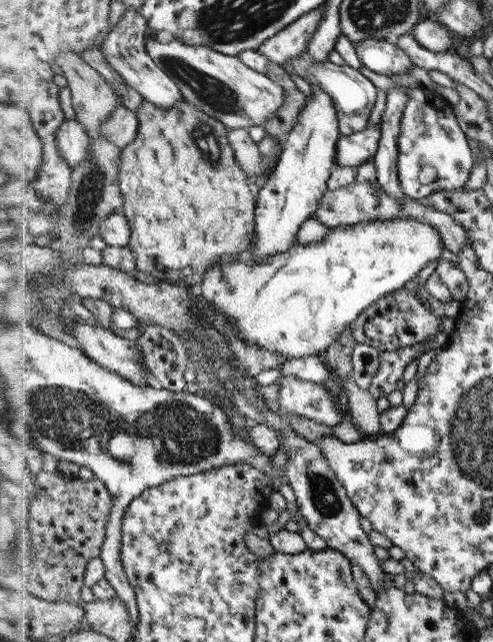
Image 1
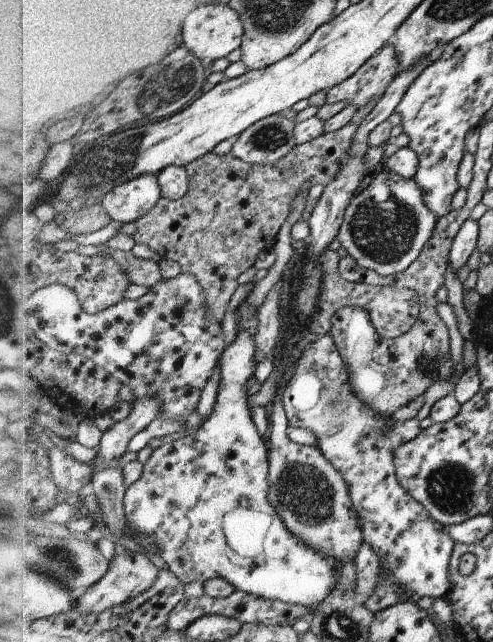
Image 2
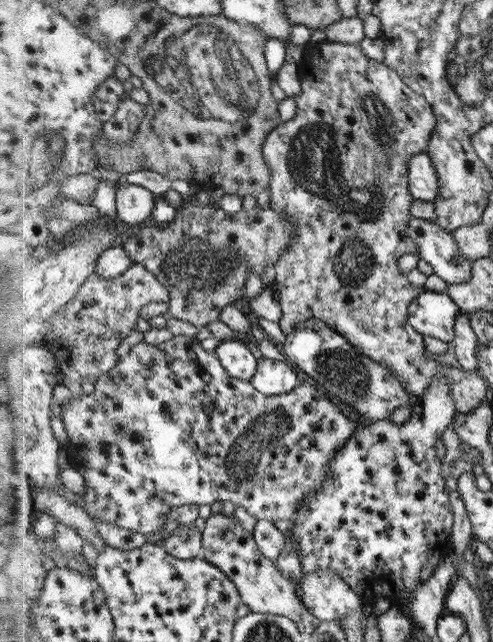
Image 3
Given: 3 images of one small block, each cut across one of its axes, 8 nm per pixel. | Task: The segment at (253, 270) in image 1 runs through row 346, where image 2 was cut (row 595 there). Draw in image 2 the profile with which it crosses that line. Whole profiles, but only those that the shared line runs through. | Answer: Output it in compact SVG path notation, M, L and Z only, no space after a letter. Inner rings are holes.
M247 298L240 305L242 330L221 358L223 379L215 411L195 434L163 443L153 451L145 464L144 475L128 488L126 494L128 535L135 541L142 536L152 538L158 544L158 555L185 584L224 578L232 582L237 591L315 609L336 590L340 570L328 556L314 552L290 534L288 526L270 504L269 453L266 452L265 439L254 422L248 394L248 382L256 377L258 344L254 338L258 336L260 316Z

